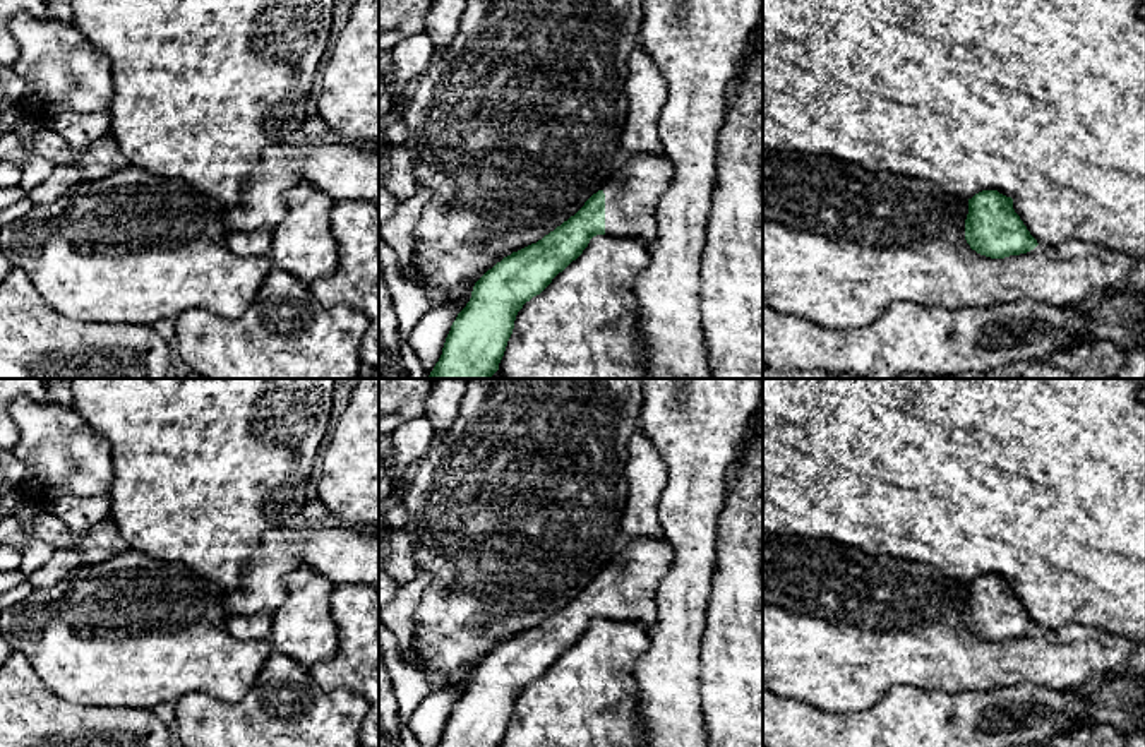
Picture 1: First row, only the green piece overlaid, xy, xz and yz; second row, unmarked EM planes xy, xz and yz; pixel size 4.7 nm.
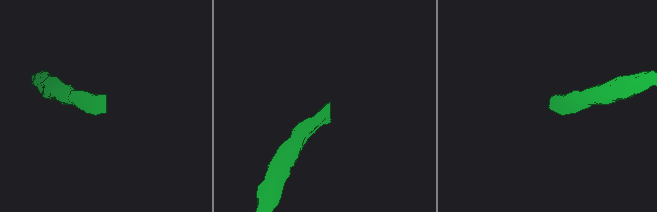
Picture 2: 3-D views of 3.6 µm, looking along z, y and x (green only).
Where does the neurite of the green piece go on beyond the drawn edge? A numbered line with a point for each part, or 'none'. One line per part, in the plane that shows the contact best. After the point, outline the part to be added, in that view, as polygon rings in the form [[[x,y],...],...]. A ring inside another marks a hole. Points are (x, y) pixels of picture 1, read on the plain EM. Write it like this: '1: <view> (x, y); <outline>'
1: xz (631, 578); [[[662,538],[620,543],[600,571],[605,577],[605,619],[650,629],[656,617],[656,588],[672,555]]]

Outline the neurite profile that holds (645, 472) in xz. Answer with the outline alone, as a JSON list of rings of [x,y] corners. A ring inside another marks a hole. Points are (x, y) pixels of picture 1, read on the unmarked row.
[[[638,427],[627,442],[627,502],[620,521],[620,543],[662,538],[658,499],[667,469],[650,437]]]

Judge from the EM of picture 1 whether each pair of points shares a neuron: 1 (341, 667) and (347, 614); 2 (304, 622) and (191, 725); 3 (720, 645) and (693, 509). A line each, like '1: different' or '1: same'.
1: same
2: different
3: different

